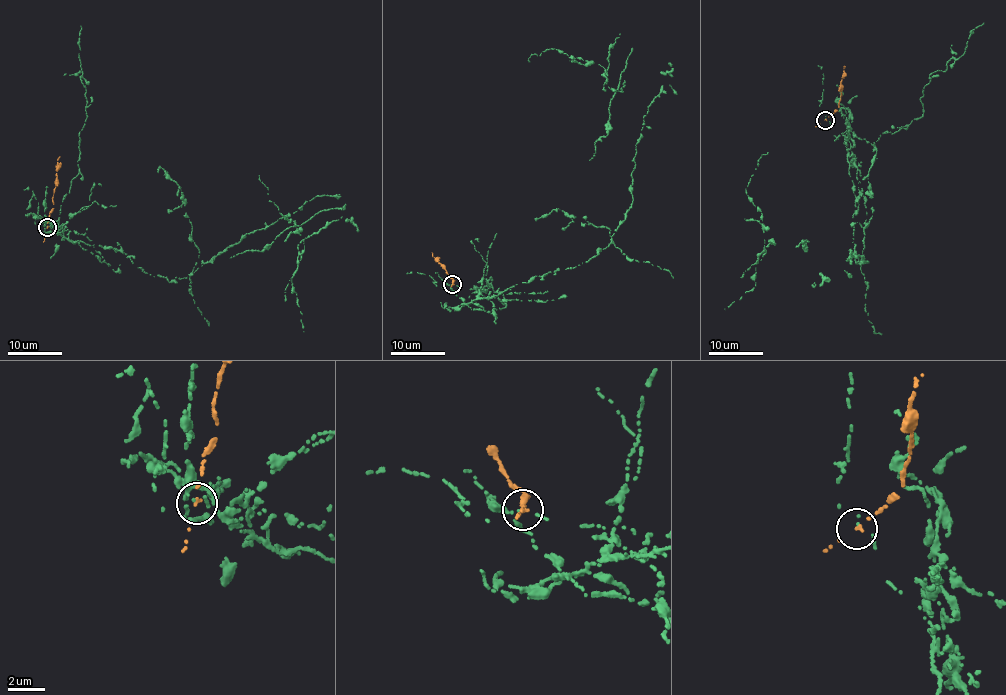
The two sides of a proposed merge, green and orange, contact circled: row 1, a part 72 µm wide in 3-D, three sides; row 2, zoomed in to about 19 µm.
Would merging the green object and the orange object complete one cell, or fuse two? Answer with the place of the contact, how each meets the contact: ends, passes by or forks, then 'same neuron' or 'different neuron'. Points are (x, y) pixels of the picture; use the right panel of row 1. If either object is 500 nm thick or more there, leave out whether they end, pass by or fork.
at (825, 120); green ends there; orange ends there; different neuron

